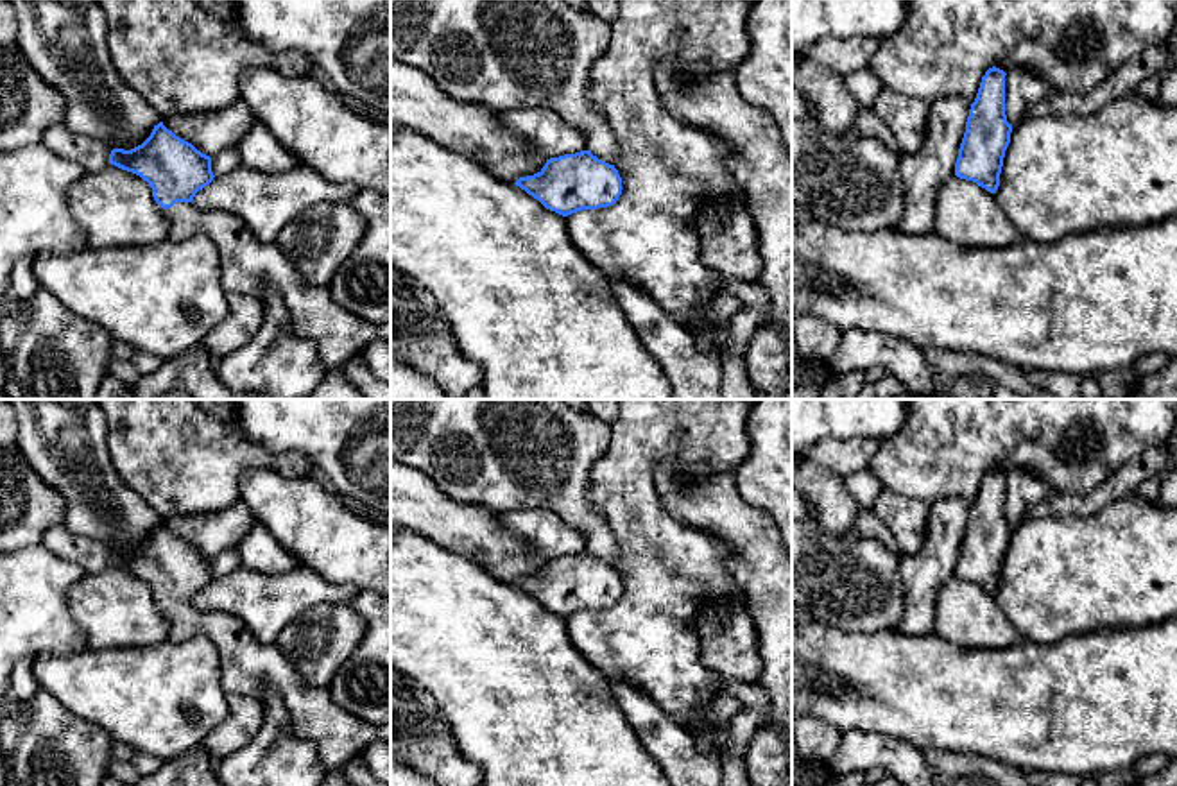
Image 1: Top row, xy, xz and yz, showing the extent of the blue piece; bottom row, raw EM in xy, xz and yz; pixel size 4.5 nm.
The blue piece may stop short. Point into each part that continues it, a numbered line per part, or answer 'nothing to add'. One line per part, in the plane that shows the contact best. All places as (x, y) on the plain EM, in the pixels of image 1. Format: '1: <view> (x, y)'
1: xy (251, 668)

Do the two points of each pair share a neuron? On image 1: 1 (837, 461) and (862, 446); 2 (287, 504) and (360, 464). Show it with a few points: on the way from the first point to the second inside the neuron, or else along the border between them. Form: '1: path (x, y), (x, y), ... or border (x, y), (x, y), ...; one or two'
1: path (842, 457), (857, 452); one
2: border (328, 487), (334, 493); two

